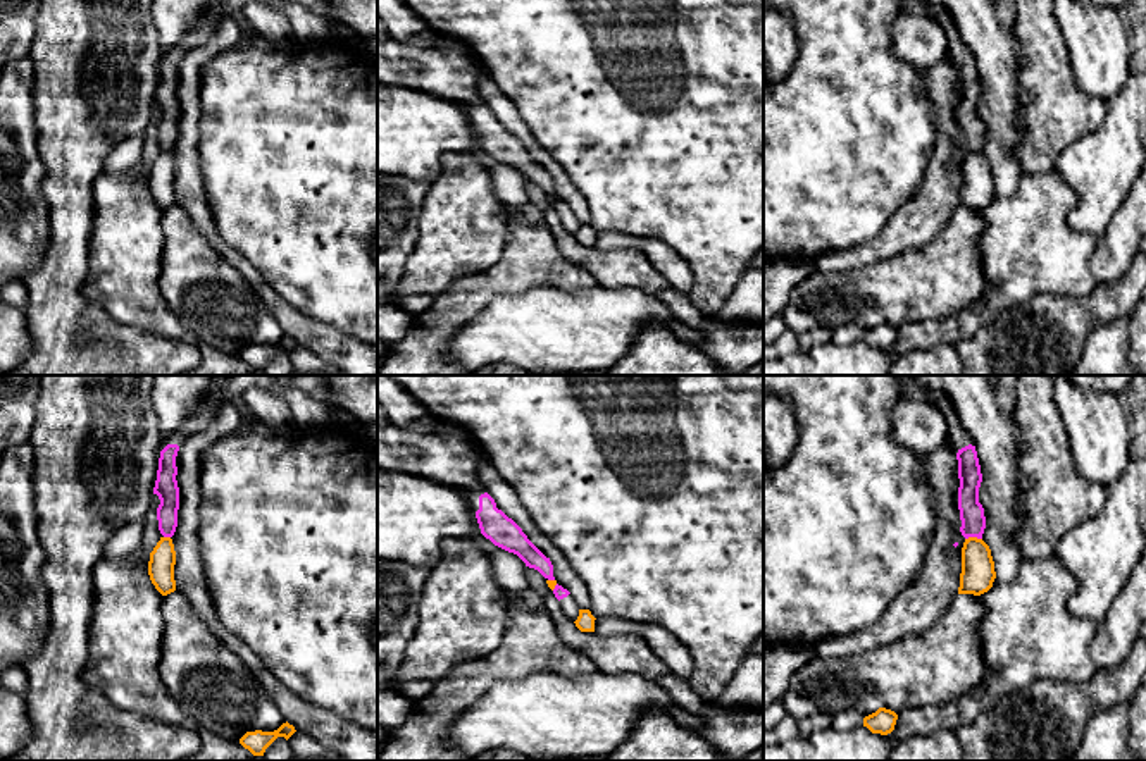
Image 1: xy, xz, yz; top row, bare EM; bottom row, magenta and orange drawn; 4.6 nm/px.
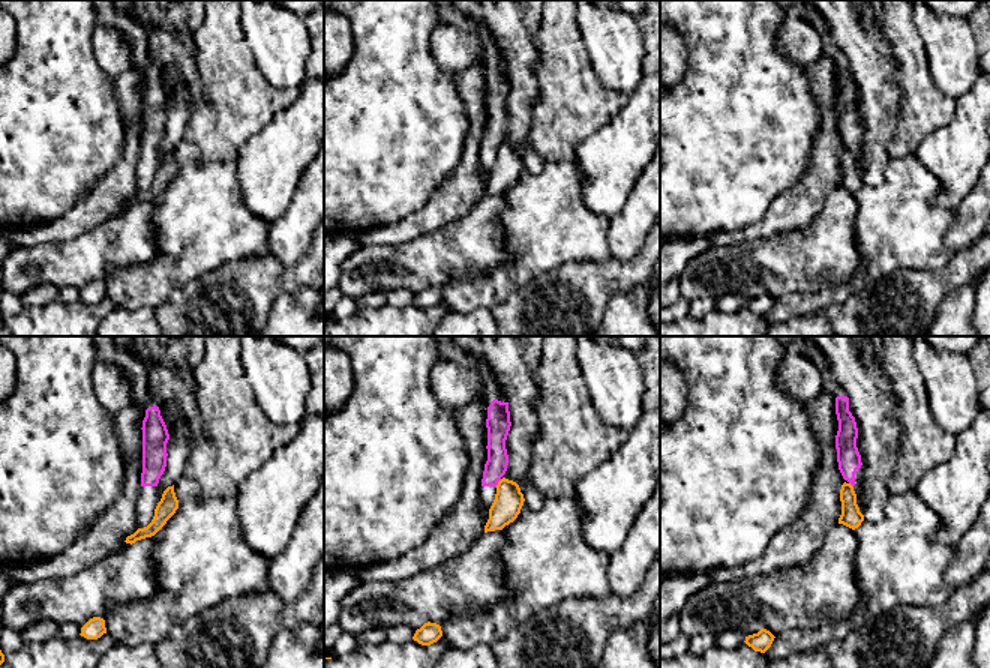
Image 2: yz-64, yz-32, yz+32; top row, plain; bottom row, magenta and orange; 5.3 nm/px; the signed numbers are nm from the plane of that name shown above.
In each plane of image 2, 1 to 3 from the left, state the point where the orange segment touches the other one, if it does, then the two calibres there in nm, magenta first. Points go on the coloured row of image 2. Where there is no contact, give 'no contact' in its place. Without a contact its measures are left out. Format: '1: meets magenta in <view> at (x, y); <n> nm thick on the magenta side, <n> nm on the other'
1: no contact
2: meets magenta in yz-32 at (497, 484); 120 nm thick on the magenta side, 160 nm on the other
3: meets magenta in yz+32 at (851, 484); 130 nm thick on the magenta side, 120 nm on the other

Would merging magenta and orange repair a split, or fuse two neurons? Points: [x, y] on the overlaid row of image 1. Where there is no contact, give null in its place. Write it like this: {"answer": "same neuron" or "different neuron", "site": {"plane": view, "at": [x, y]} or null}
{"answer": "different neuron", "site": {"plane": "yz", "at": [972, 536]}}

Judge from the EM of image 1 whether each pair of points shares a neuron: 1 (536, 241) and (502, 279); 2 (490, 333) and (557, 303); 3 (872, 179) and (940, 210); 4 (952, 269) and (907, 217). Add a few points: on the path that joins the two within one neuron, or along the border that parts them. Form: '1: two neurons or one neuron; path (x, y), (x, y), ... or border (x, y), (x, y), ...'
1: one neuron; path (529, 250), (510, 271)
2: one neuron; path (507, 331), (531, 329), (540, 321)
3: two neurons; border (929, 160), (919, 190), (891, 216), (884, 228)
4: two neurons; border (955, 210), (928, 243), (902, 250), (891, 257)

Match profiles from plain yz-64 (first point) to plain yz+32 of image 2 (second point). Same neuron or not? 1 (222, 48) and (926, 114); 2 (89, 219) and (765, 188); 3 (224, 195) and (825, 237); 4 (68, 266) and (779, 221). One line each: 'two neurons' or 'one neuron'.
1: one neuron
2: two neurons
3: two neurons
4: two neurons

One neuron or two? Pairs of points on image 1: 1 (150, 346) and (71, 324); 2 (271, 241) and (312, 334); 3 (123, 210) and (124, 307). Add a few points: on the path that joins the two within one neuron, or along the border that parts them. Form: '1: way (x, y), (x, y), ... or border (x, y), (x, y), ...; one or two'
1: way (131, 346), (93, 346), (90, 343); one
2: border (269, 286), (305, 314), (338, 329); two
3: way (124, 235), (124, 283); one

